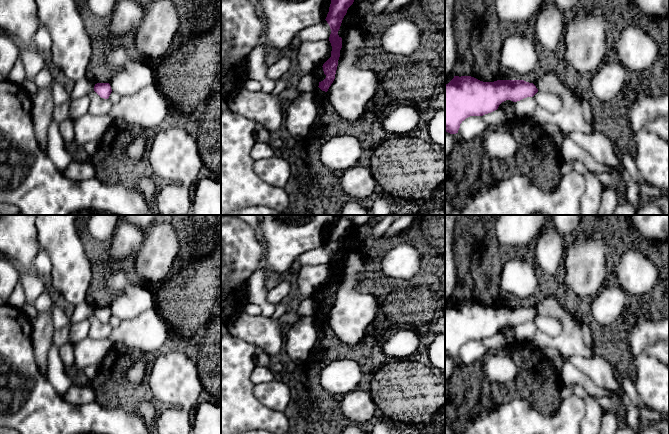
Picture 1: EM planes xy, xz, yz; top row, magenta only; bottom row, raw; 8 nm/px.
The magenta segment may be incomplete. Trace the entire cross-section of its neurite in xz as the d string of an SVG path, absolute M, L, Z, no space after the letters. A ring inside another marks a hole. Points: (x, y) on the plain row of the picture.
M335 215L332 221L329 236L326 245L330 250L331 258L329 265L332 270L331 281L323 288L323 295L326 302L319 306L319 312L327 316L335 303L335 298L342 272L342 262L338 259L342 244L347 237L348 232L353 228L354 221L345 216Z

